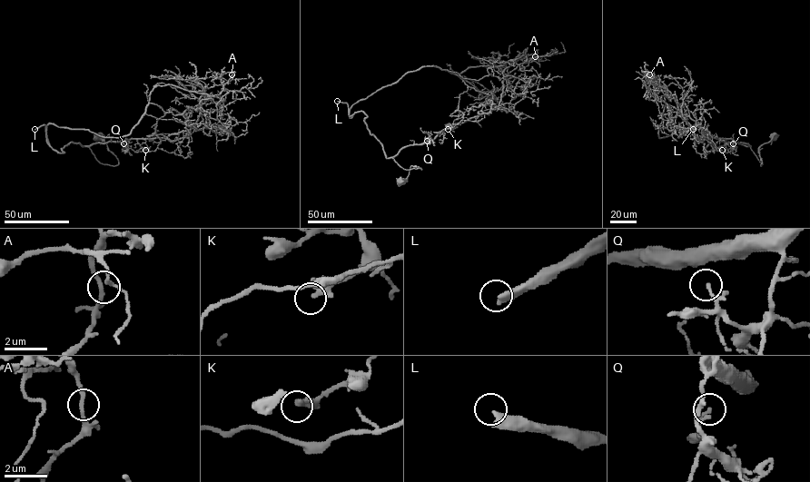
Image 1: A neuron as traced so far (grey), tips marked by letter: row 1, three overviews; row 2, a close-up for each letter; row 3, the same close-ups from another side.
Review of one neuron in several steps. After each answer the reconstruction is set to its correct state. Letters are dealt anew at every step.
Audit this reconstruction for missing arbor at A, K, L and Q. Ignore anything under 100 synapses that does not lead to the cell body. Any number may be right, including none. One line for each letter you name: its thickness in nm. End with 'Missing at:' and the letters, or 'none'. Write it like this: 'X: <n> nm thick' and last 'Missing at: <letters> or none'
L: 400 nm thick
Missing at: L

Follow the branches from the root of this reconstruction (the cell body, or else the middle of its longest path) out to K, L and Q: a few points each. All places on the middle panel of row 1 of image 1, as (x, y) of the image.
K: (401, 181), (411, 166), (421, 169), (403, 169), (392, 157), (405, 147), (429, 142), (449, 123), (448, 129)
L: (401, 181), (411, 166), (421, 169), (403, 169), (387, 158), (367, 115), (350, 116), (348, 104), (337, 101)
Q: (401, 181), (411, 166), (421, 169), (403, 169), (392, 157), (403, 148), (427, 141)

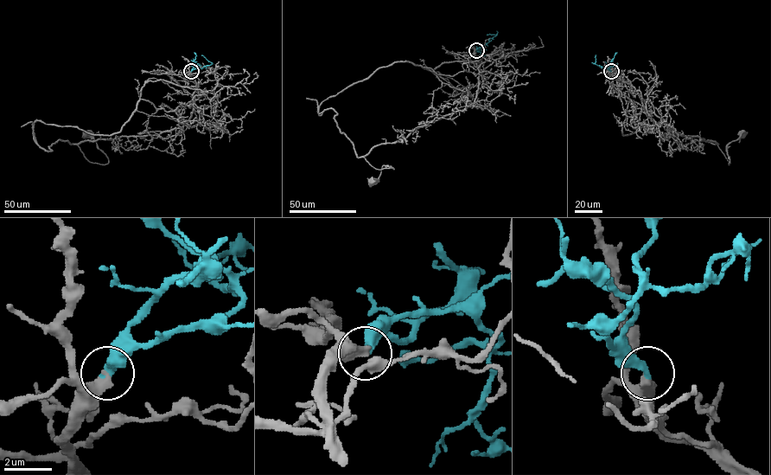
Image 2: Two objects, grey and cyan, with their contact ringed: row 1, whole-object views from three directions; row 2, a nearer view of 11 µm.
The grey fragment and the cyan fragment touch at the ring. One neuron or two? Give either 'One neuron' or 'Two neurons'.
One neuron

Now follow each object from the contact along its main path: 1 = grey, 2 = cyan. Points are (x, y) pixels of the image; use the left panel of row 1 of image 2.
1: (191, 71), (193, 110), (179, 128), (78, 144), (89, 161), (106, 164), (108, 158), (87, 134)
2: (191, 71), (212, 64), (201, 54)

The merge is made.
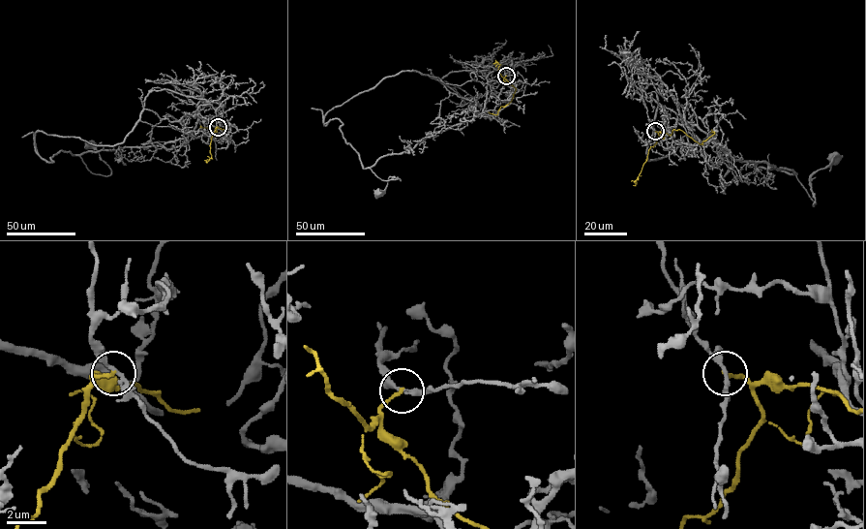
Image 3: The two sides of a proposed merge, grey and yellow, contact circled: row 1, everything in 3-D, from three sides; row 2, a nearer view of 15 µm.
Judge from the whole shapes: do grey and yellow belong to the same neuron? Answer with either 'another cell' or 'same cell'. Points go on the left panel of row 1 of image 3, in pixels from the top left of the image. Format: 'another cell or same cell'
another cell

